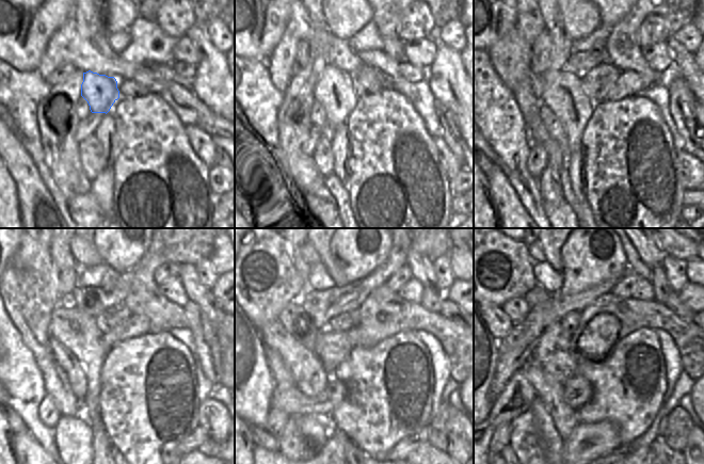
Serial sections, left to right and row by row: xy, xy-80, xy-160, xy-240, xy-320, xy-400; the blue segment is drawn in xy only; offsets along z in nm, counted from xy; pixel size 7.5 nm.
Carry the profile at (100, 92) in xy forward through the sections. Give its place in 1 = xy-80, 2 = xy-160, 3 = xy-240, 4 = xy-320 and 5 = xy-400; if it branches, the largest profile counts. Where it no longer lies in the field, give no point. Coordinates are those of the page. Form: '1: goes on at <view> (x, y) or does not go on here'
1: goes on at xy-80 (334, 92)
2: goes on at xy-160 (565, 96)
3: goes on at xy-240 (73, 328)
4: goes on at xy-320 (296, 321)
5: goes on at xy-400 (517, 309)

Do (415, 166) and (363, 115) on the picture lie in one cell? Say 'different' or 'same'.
same

